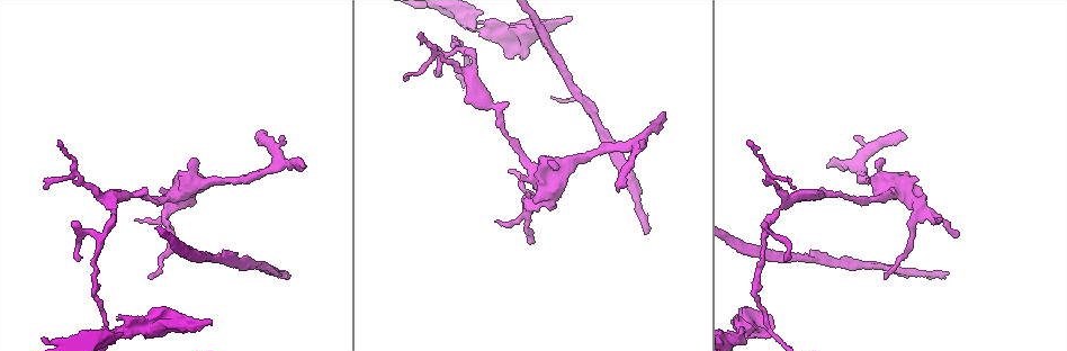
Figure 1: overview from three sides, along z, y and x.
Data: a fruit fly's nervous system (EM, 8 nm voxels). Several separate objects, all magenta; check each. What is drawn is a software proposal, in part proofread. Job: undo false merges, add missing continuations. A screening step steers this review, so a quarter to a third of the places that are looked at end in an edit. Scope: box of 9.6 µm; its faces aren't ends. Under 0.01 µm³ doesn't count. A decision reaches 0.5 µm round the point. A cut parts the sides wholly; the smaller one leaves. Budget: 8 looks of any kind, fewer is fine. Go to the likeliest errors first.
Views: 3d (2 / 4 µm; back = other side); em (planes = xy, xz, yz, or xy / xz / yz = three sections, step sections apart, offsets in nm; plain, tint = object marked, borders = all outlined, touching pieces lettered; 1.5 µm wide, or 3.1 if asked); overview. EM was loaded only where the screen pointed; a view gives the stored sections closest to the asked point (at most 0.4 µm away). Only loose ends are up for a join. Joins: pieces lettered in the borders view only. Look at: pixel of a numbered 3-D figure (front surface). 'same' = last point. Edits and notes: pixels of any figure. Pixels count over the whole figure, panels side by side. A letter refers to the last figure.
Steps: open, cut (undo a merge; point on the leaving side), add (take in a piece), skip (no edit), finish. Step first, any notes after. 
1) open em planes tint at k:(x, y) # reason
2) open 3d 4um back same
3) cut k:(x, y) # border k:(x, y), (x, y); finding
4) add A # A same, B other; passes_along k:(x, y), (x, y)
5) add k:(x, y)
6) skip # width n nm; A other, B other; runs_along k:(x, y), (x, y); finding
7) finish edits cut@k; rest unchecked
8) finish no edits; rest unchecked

open 3d 2um at 1:(288, 274) # branch stops here

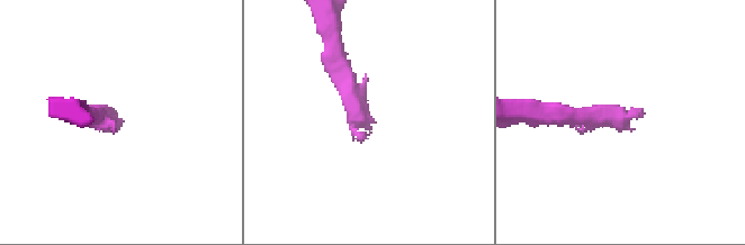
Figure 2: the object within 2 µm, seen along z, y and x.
open em planes tint at 2:(643, 112)

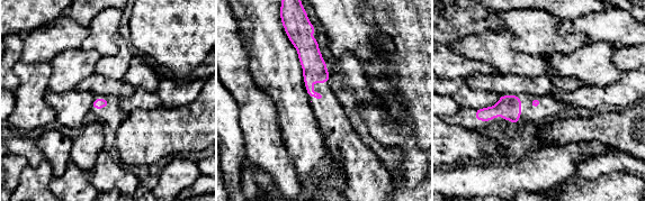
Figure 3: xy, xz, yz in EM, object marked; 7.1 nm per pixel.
open em planes borders same # see the neighbours

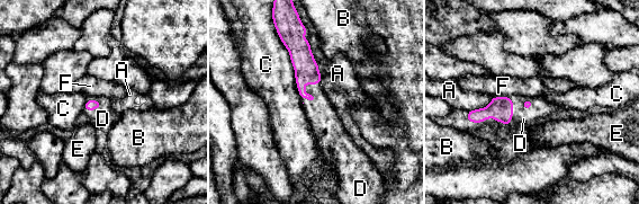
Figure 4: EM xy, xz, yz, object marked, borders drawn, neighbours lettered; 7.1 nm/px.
add D # A other, B other, C other, D same, E other, F other; passes_along 4:(306, 69), (307, 94), (325, 121); the cell continues

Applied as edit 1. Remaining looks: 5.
open overview

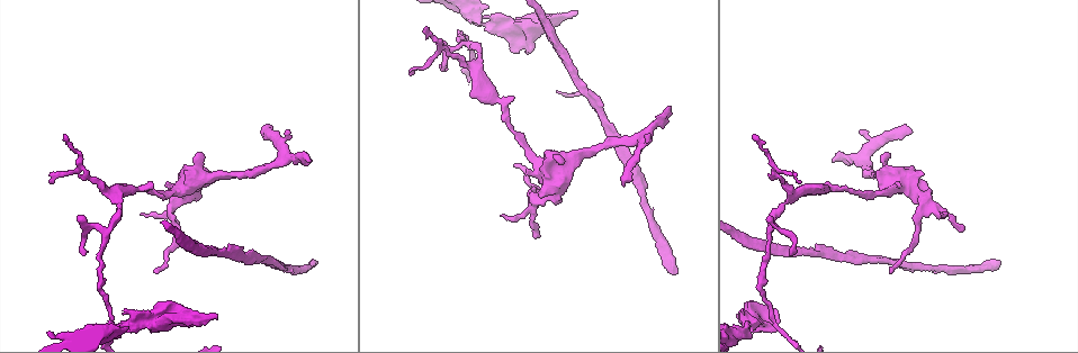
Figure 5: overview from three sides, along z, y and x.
open 3d 2um at 5:(108, 232)

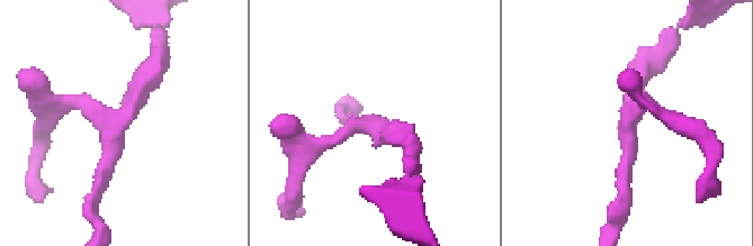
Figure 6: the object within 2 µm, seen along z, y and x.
open em planes tint at 6:(126, 115) # need the tissue

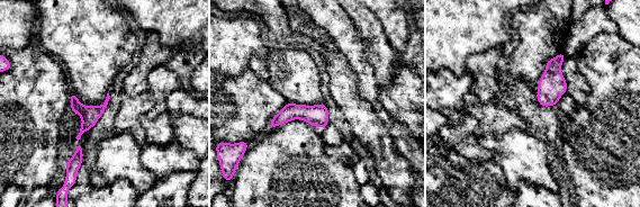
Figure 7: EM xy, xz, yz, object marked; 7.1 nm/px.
open em planes borders same # what lies round it

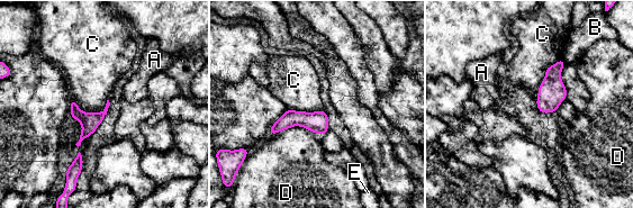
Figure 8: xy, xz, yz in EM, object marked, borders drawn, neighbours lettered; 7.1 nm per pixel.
skip # A other, B other, C other, D other, E other; border 8:(72, 98), (84, 111), (108, 100); continuous, no second cell

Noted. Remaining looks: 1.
finish edits add@4; rest unchecked

